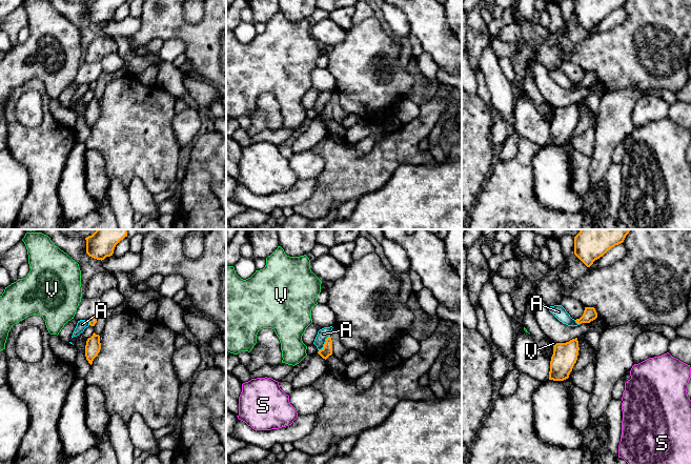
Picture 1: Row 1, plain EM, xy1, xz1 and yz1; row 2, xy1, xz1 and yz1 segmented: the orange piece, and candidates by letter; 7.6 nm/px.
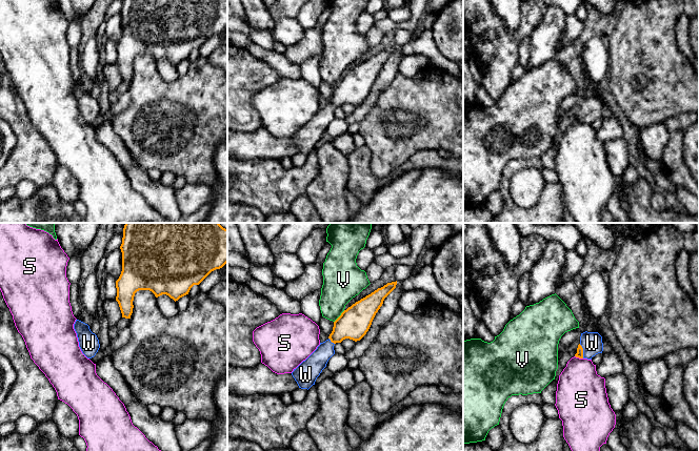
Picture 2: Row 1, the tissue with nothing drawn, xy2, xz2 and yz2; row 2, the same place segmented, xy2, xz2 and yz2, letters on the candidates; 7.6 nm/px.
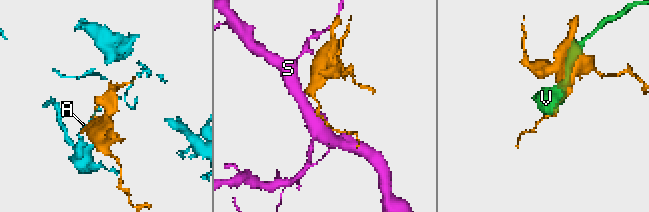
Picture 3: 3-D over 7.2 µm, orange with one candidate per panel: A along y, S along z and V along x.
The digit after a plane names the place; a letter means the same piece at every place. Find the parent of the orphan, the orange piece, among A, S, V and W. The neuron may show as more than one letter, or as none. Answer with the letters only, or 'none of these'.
W

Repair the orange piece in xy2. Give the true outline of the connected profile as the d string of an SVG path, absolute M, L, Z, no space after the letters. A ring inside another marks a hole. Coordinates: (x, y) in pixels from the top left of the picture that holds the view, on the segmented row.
M125 223L120 249L122 252L122 271L116 281L116 301L119 304L122 317L131 319L134 308L133 301L137 291L149 290L156 298L166 294L176 302L188 294L191 288L194 285L199 285L212 271L222 268L227 263L227 229L223 228L219 223Z

